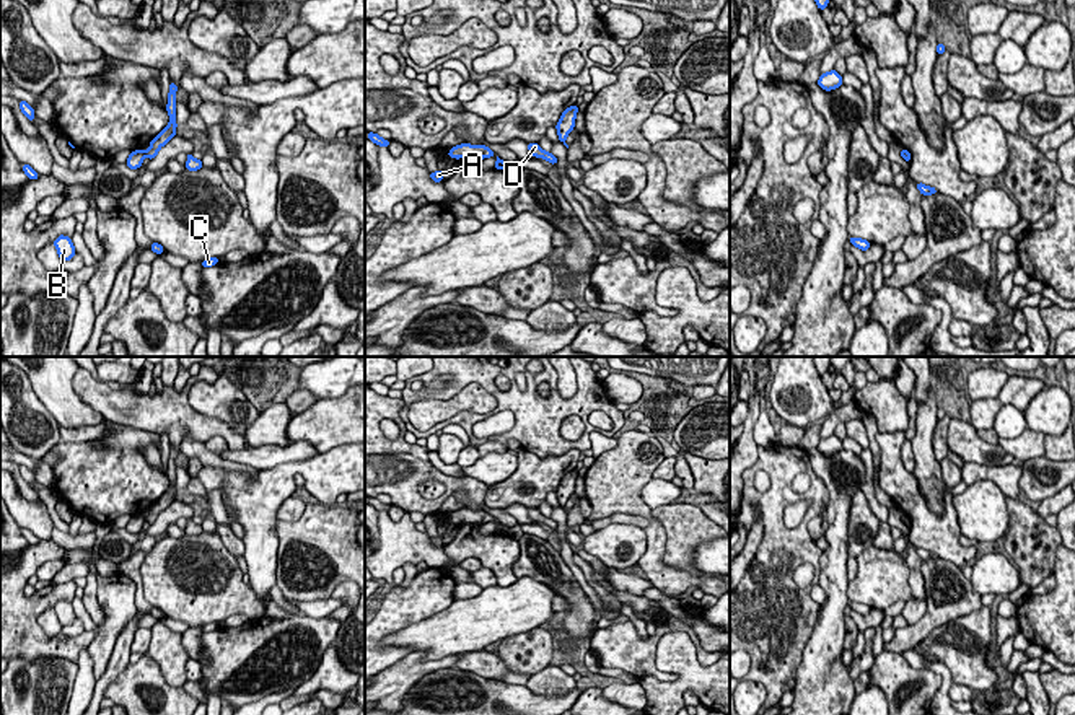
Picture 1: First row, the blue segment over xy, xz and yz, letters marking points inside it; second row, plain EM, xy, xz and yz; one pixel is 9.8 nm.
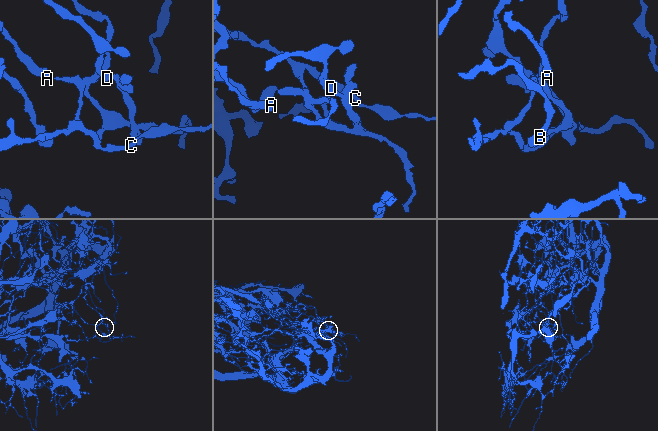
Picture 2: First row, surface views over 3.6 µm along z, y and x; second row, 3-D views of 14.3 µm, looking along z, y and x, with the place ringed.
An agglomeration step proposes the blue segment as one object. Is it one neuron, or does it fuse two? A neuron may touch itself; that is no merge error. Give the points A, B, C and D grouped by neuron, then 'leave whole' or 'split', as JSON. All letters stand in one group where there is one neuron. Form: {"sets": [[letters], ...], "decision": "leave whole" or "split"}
{"sets": [["A", "B", "C"], ["D"]], "decision": "split"}

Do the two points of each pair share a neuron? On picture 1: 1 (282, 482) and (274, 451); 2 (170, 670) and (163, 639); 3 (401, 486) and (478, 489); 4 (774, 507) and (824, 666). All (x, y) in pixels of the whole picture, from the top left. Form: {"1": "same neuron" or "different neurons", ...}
{"1": "different neurons", "2": "same neuron", "3": "same neuron", "4": "different neurons"}

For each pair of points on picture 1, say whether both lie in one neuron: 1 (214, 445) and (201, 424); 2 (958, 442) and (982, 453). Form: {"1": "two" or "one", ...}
{"1": "two", "2": "one"}

